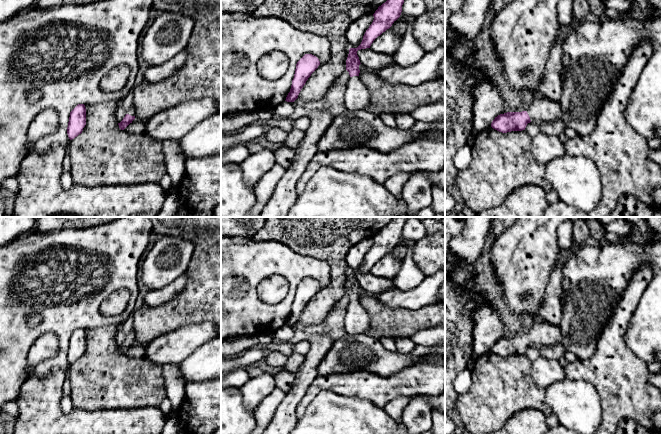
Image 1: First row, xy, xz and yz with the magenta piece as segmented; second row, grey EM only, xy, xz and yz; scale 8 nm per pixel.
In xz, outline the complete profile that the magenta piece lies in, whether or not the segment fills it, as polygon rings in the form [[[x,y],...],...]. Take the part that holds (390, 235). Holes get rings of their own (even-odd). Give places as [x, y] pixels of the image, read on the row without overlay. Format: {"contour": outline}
{"contour": [[[394,217],[389,224],[383,227],[373,238],[374,244],[366,254],[361,268],[357,272],[350,272],[346,284],[346,294],[350,303],[344,318],[345,328],[348,332],[364,333],[368,330],[370,317],[359,301],[360,284],[357,275],[370,272],[373,265],[389,253],[400,241],[402,229],[409,217]]]}

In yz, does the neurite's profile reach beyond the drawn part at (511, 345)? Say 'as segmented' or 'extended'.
extended

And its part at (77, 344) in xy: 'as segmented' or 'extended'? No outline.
as segmented

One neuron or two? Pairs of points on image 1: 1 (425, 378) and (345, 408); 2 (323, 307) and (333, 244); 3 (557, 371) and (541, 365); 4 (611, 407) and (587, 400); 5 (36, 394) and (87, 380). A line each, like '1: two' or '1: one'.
1: two
2: one
3: one
4: two
5: two

